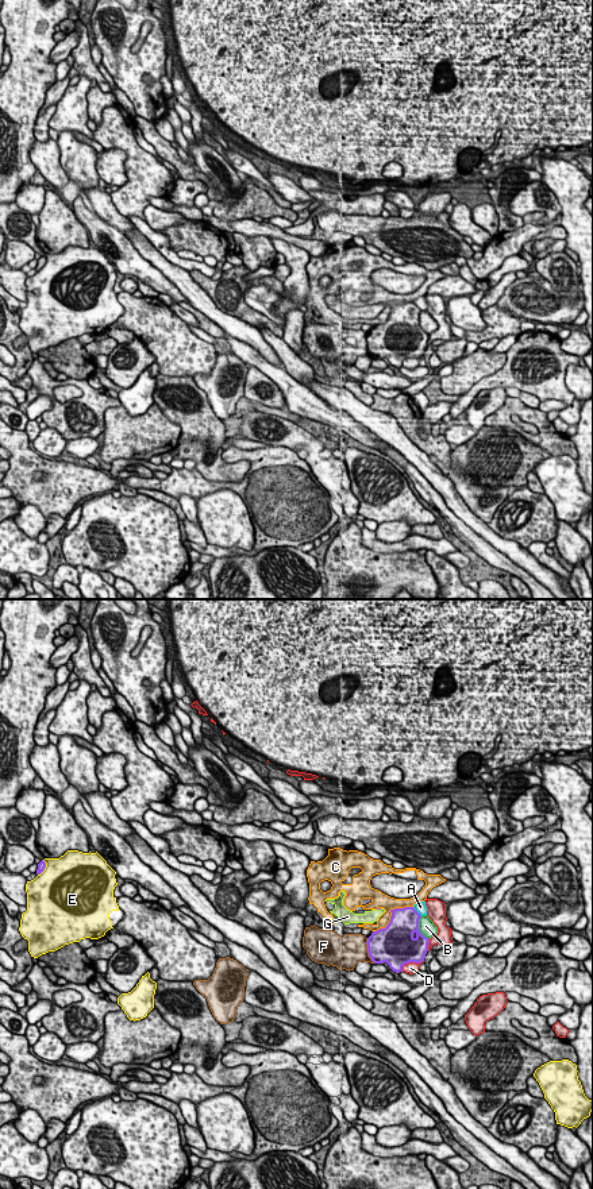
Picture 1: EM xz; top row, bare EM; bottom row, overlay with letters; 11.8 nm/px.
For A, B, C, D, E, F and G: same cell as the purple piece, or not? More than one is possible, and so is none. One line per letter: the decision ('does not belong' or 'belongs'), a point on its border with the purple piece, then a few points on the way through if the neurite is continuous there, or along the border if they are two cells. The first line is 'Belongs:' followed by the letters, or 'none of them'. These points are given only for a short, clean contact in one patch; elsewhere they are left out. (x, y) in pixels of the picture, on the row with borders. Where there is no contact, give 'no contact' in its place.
Belongs: G
A: does not belong | xz (416, 911)
B: does not belong | xz (418, 927)
C: does not belong | xz (392, 914)
D: does not belong | xz (411, 961)
E: does not belong | xz (45, 867)
F: does not belong | xz (368, 950)
G: belongs | xz (378, 908) | across xz (377, 908), (378, 908), (369, 917)

